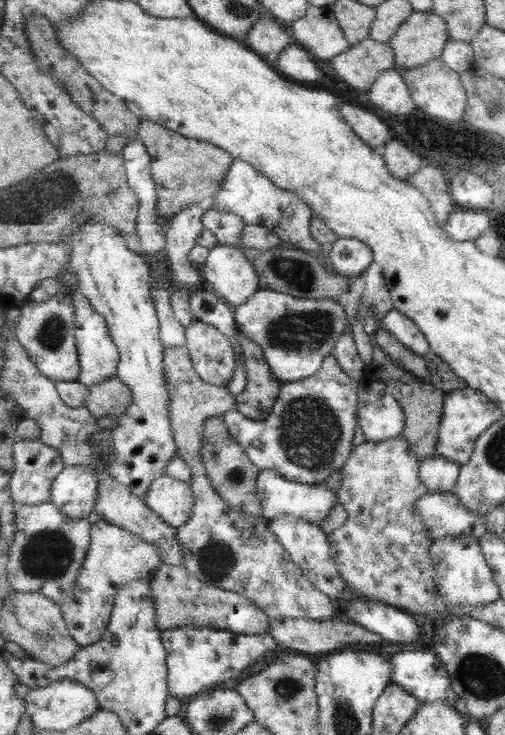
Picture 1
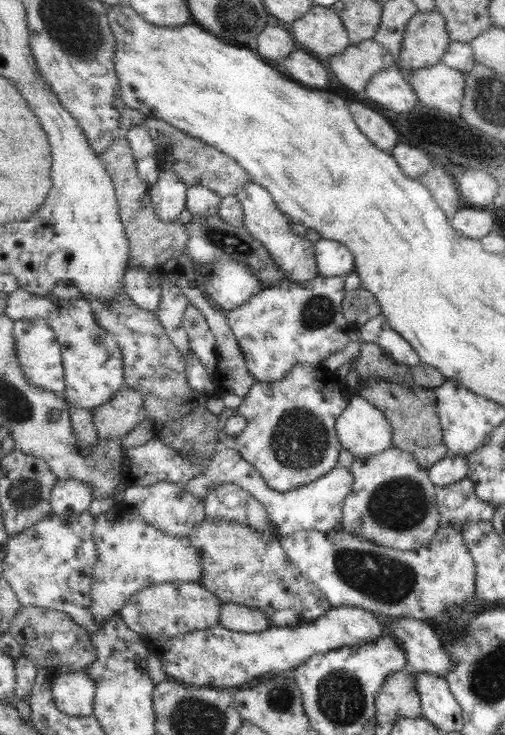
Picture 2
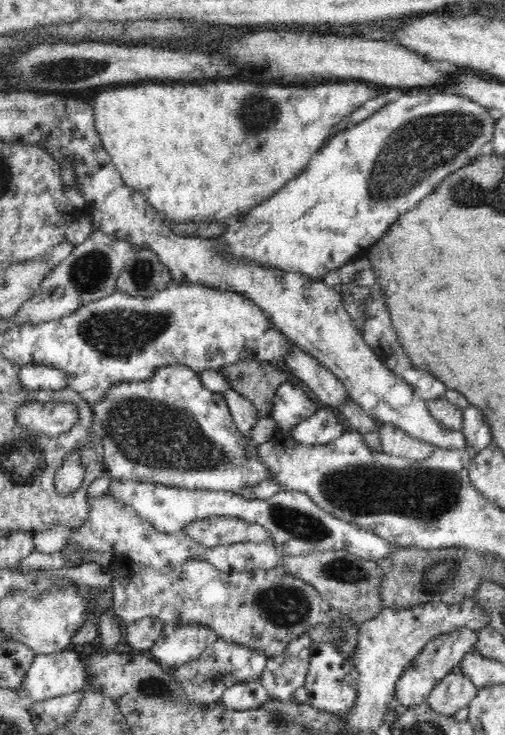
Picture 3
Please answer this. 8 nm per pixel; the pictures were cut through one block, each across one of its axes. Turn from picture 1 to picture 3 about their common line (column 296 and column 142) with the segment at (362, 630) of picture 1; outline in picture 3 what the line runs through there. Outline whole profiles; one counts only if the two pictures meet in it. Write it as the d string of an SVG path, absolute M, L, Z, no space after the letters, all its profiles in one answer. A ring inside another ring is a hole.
M147 616L126 626L126 639L132 651L151 650L153 644L162 634L164 626L162 619Z

